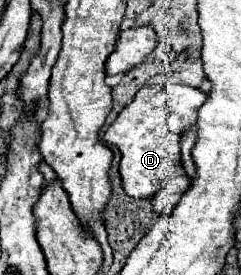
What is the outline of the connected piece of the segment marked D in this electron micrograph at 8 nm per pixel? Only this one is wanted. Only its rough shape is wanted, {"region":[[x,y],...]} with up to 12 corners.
{"region":[[144,86],[106,130],[128,196],[188,188],[180,136],[206,94]]}

